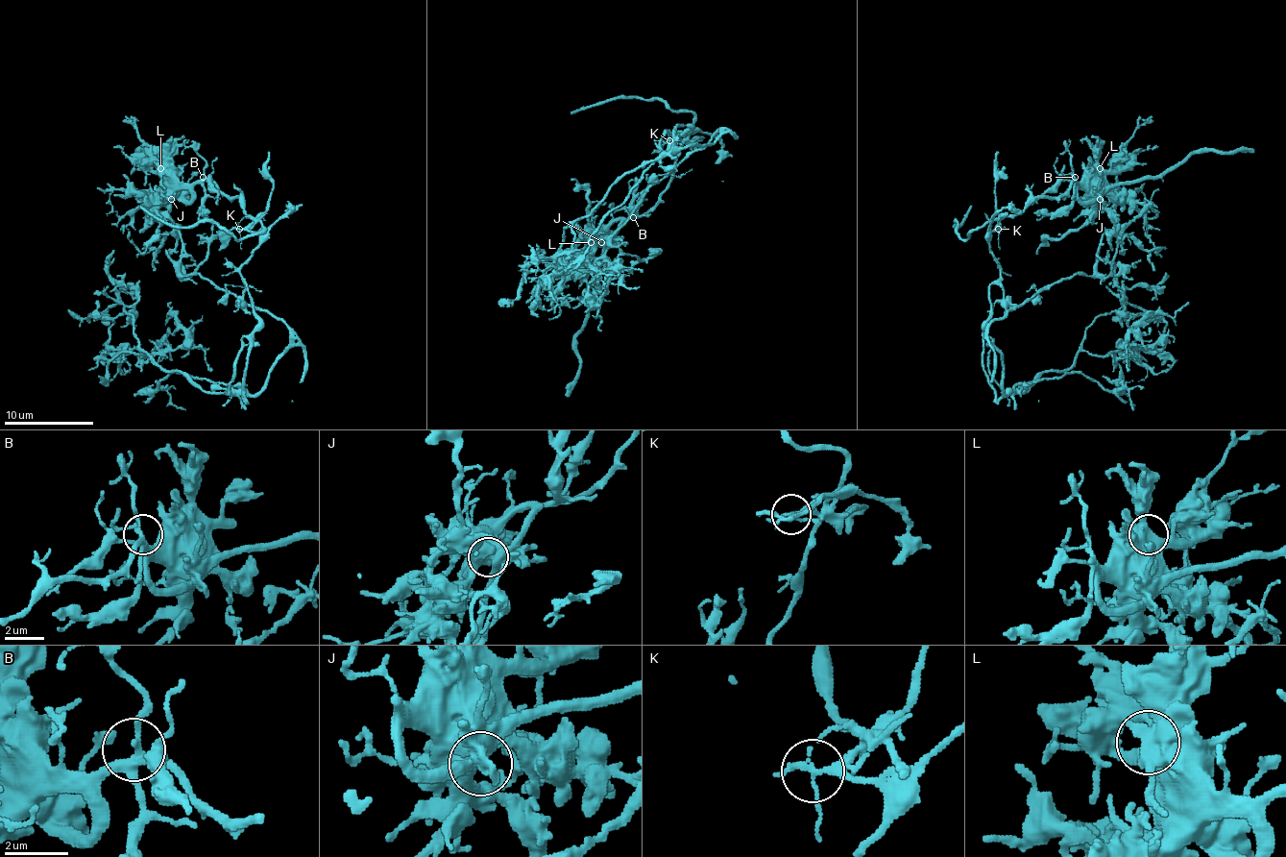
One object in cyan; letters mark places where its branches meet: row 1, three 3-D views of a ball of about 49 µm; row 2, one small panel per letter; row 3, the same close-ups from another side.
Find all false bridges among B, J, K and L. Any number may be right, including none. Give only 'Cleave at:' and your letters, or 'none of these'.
Cleave at: K

